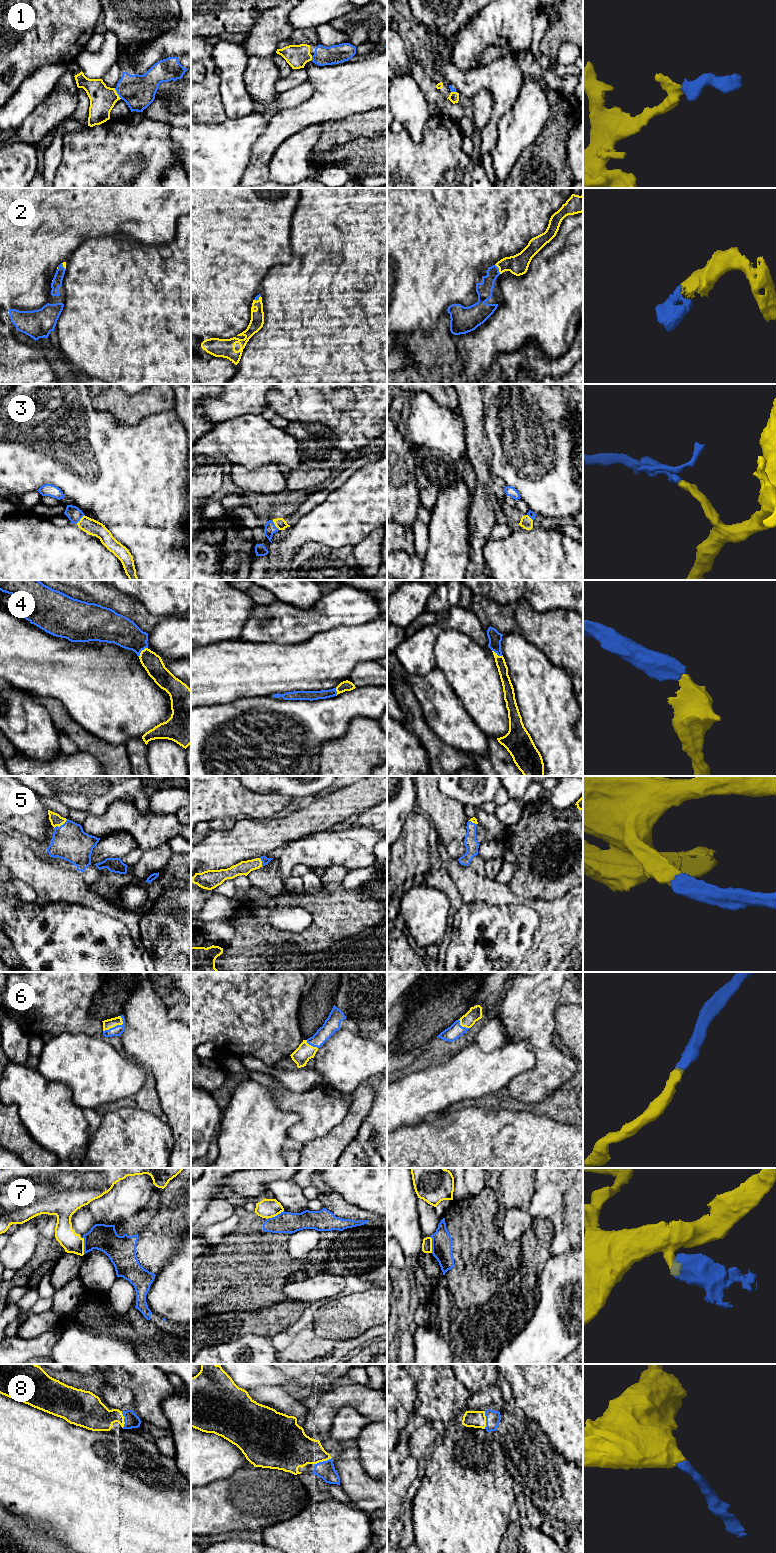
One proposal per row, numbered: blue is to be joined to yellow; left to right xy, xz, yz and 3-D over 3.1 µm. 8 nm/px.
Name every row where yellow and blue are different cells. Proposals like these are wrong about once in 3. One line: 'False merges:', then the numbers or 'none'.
False merges: 7

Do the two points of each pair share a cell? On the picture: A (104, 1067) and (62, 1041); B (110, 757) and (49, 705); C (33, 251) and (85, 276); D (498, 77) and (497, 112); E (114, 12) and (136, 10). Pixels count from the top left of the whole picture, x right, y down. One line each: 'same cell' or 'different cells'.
A: same cell
B: same cell
C: different cells
D: same cell
E: same cell

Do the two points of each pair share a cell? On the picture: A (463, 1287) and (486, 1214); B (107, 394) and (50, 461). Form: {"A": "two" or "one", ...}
{"A": "one", "B": "two"}

